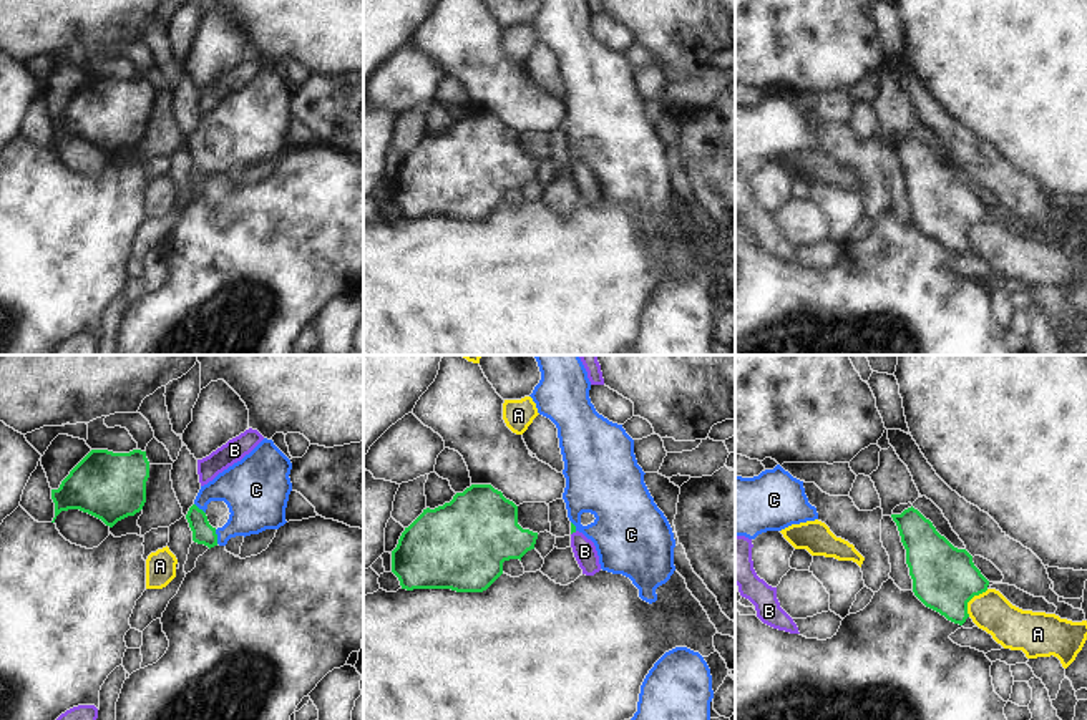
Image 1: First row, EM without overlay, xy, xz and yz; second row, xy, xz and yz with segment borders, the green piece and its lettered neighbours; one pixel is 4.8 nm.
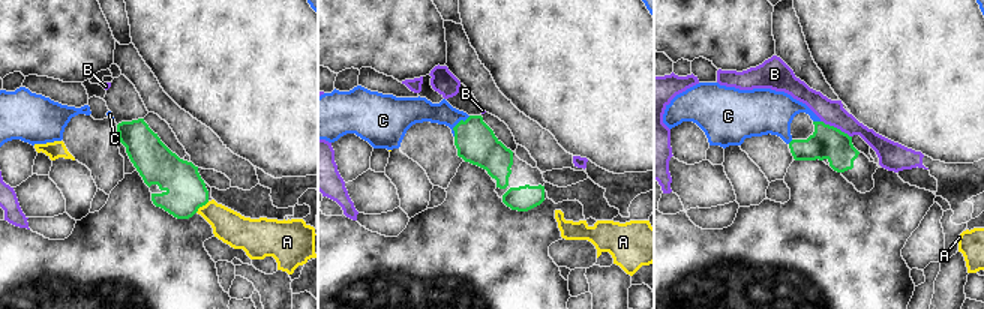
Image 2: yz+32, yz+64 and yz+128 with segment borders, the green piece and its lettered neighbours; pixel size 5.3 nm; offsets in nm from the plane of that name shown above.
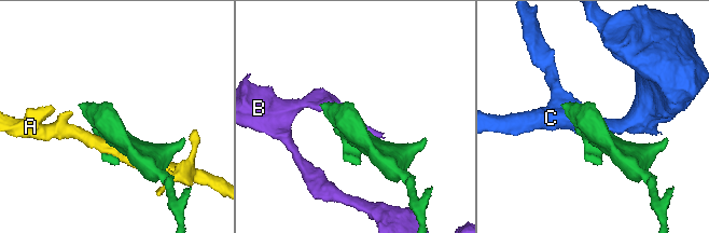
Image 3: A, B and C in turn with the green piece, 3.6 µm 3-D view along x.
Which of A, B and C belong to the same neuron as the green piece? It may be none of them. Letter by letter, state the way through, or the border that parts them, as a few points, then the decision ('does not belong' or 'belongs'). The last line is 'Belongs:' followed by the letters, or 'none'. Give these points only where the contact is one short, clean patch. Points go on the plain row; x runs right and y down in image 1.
A: does not belong
B: border along xz (576, 160), (571, 163); does not belong
C: runs through xy (203, 161), (216, 165), (226, 161), (256, 131); belongs
Belongs: C

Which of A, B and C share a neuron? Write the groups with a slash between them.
A / B / C

